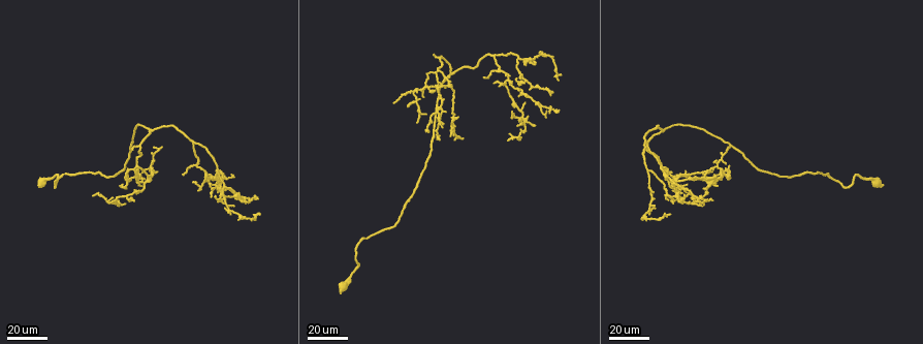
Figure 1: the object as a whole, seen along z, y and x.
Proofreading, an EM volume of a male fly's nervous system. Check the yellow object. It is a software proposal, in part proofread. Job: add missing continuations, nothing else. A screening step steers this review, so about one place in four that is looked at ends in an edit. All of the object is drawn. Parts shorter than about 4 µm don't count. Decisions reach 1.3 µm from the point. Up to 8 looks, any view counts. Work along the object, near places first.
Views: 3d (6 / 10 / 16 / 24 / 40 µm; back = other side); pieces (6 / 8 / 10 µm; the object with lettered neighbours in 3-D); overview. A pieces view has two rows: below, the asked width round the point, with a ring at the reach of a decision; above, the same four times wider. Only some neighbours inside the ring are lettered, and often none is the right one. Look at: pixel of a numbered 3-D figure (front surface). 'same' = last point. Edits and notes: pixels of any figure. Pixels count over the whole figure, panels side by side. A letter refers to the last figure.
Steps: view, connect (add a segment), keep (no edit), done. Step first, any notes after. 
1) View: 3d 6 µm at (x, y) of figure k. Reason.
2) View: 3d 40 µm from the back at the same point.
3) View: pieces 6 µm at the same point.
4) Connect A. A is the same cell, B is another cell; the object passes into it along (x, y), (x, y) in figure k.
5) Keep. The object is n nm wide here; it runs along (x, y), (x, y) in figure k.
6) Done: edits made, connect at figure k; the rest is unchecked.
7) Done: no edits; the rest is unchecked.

View: 3d 24 µm at (392, 101) of figure 1. Thin end.

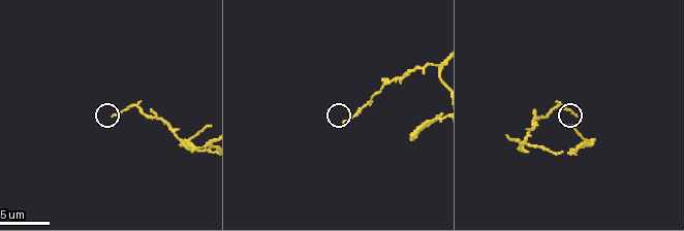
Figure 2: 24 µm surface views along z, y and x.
View: pieces 10 µm at (111, 114) of figure 2. See the neighbours.

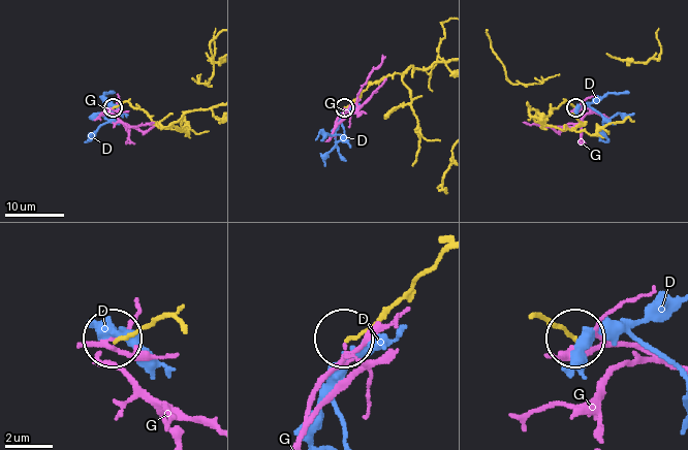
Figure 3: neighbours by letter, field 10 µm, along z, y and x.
Keep. The object is 130 nm wide here; D and G are other cells; it runs along (198, 109), (187, 111), (161, 127), (127, 102), (113, 107) in figure 3; none of them fits.

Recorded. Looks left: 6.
View: 3d 40 µm at (133, 199) of figure 1. Branch stops here.

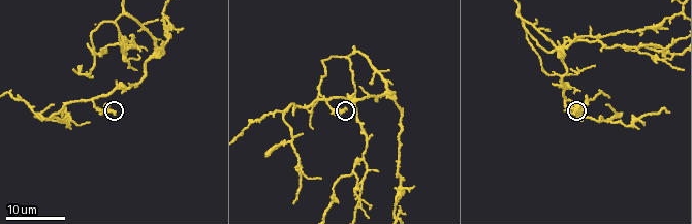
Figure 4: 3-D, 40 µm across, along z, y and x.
View: pieces 8 µm at (347, 109) of figure 4.

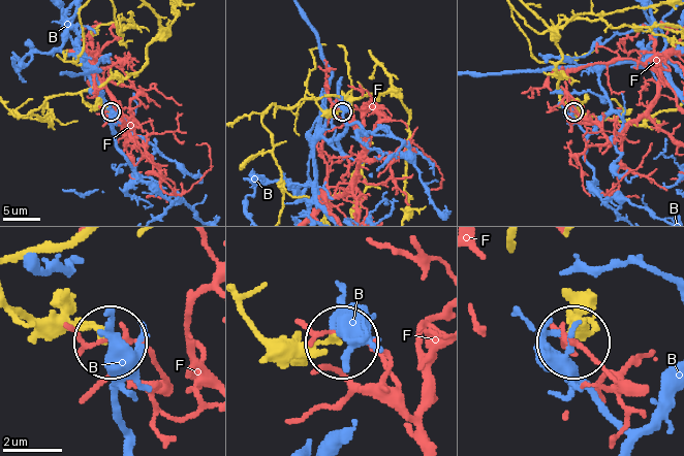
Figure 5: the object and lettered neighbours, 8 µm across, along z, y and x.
Keep. The object is 200 nm wide here; B and F are other cells; none of them fits.

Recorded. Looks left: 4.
View: 3d 24 µm at (728, 147) of figure 1. Thin end.

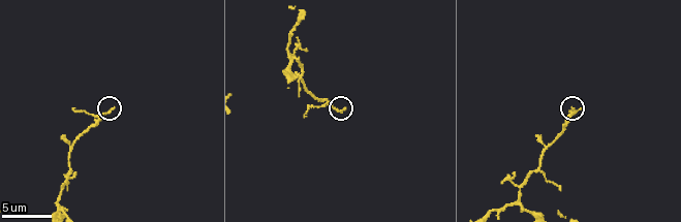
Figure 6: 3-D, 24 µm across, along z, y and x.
View: pieces 8 µm at (344, 110) of figure 6. See the neighbours.

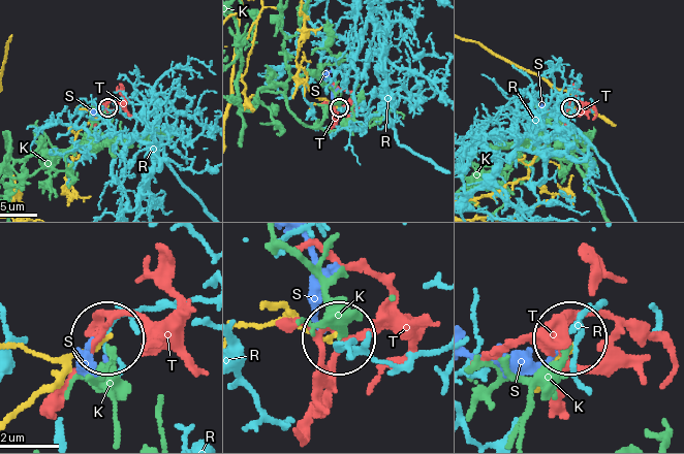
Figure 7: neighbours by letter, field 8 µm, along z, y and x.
Keep. K, R, S and T are other cells; it runs along (9, 419), (68, 360), (103, 341) in figure 7; none of them fits.

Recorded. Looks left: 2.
View: 3d 24 µm at (232, 191) of figure 1. Thin end.

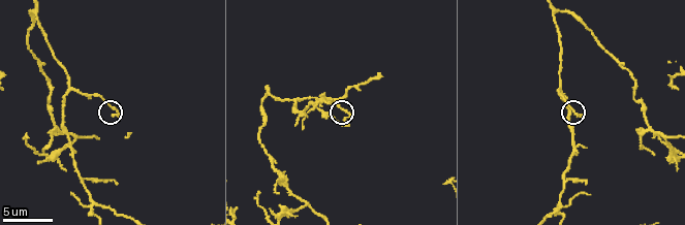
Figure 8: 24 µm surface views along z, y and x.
View: pieces 6 µm at (111, 116) of figure 8.

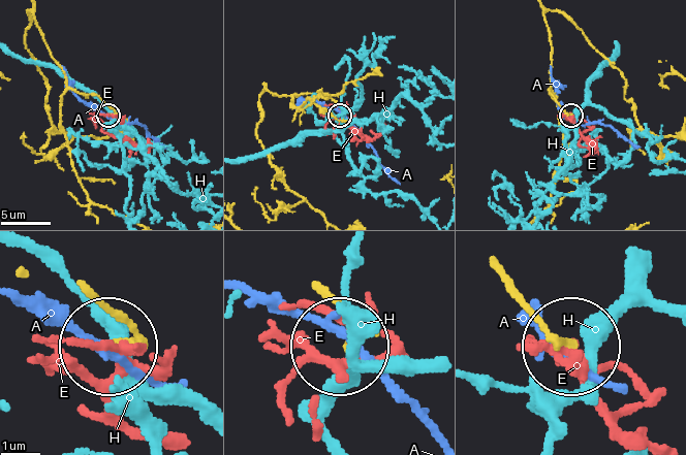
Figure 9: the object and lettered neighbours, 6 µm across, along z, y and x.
Keep. A, E and H are other cells; it runs along (494, 268), (570, 344) in figure 9; none of them fits.

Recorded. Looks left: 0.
Done: no edits; the rest is unchecked.

